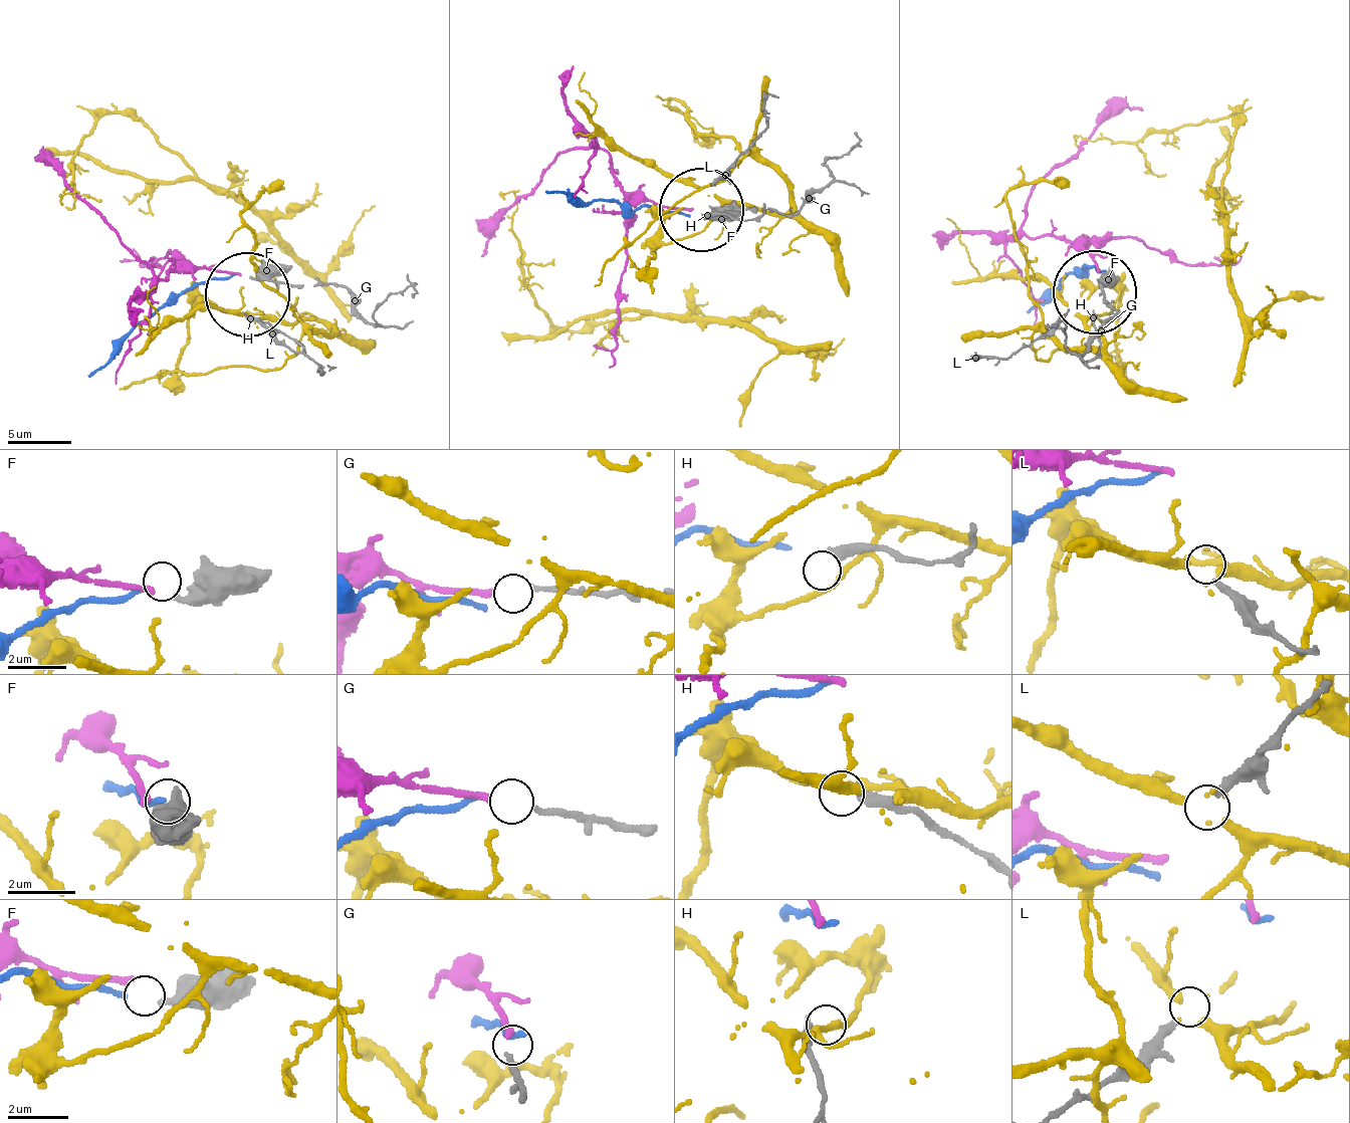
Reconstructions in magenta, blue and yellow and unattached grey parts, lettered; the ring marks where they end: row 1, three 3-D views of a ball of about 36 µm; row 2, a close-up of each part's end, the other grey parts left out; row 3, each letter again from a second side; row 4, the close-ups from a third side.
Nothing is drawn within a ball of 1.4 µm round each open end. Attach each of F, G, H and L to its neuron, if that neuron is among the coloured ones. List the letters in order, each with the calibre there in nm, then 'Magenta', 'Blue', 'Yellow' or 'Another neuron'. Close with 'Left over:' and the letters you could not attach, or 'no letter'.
F: Thickness 380 nm. Blue
G: Thickness 150 nm. Magenta
H: Thickness 380 nm. Another neuron
L: Thickness 240 nm. Another neuron
Left over: H, L

